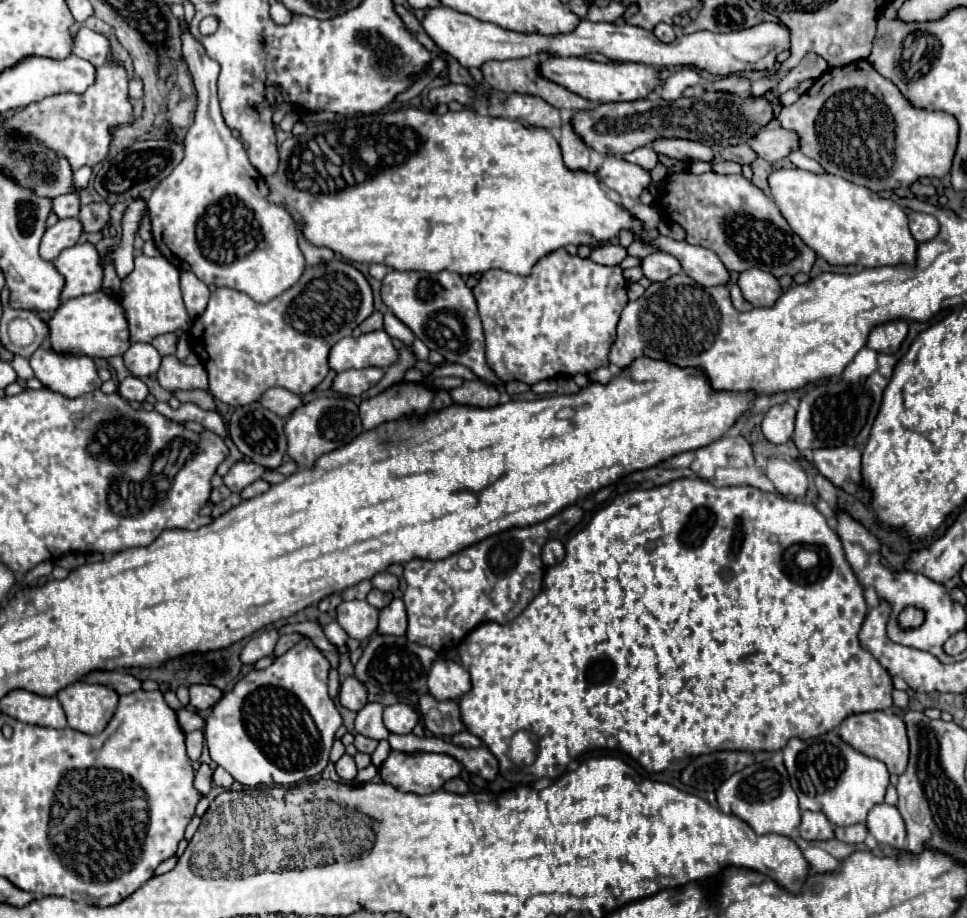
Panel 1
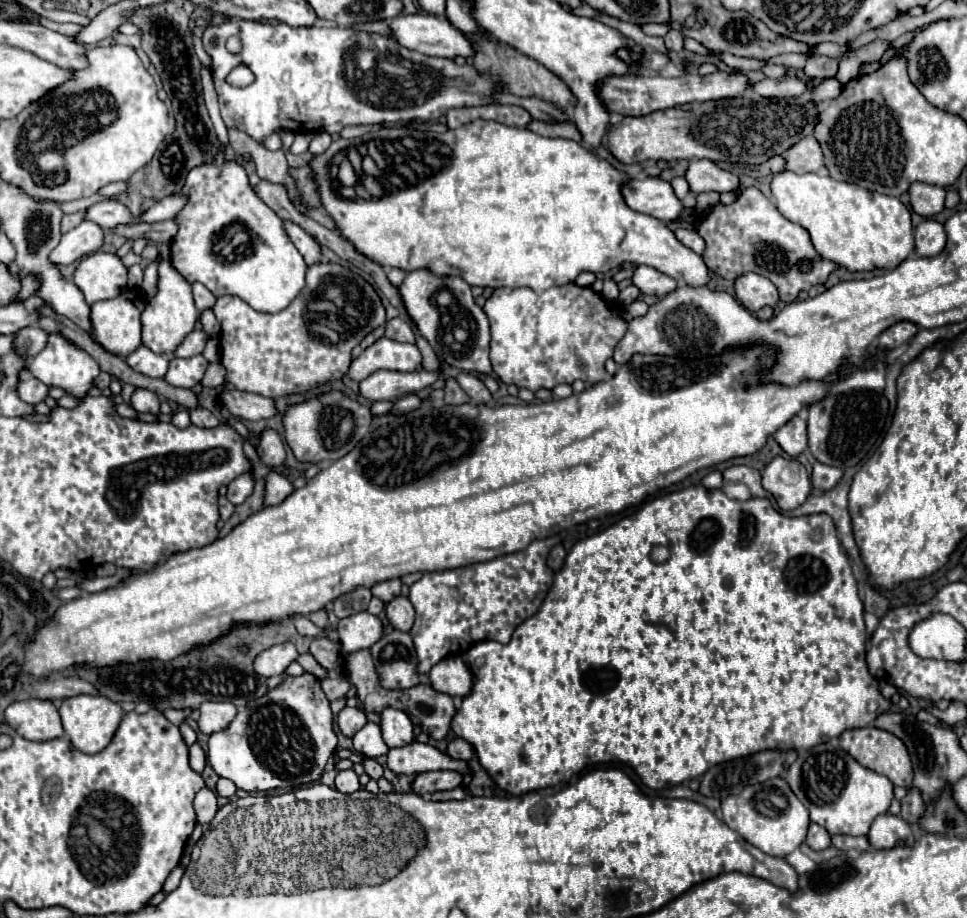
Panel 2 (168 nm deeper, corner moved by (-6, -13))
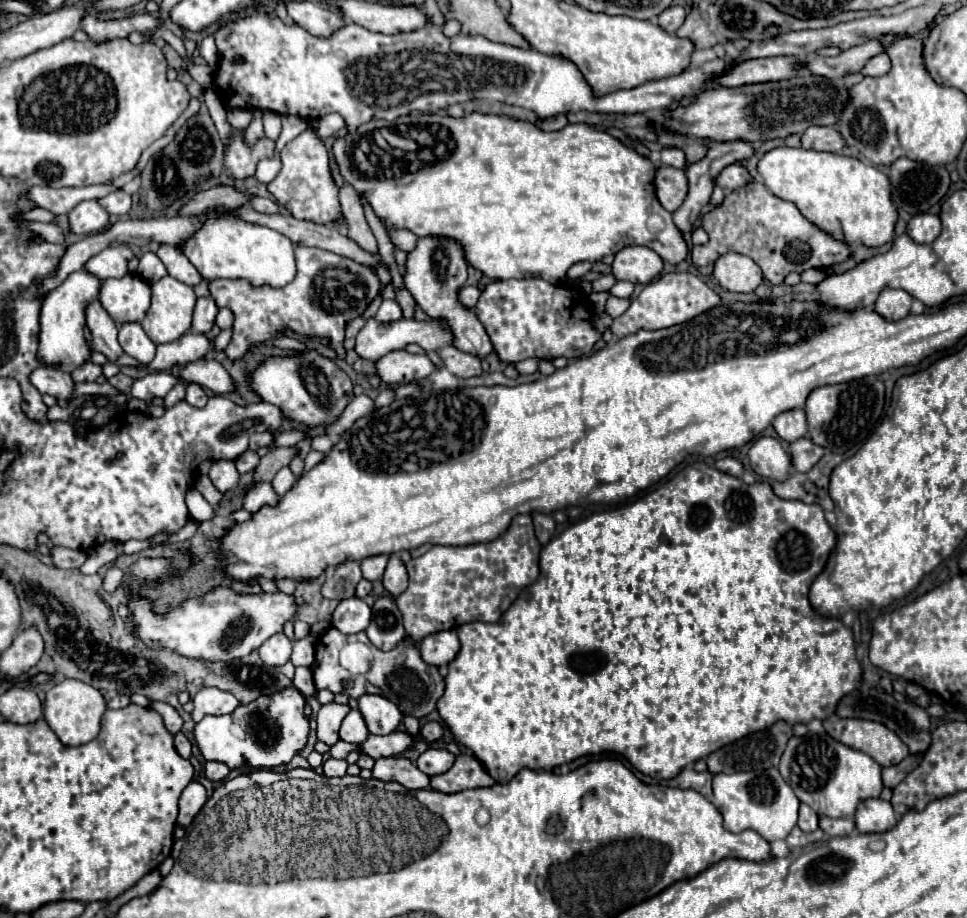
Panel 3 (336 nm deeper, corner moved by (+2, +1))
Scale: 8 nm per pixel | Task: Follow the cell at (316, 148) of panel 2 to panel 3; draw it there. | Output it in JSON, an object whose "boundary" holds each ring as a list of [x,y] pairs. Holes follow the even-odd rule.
{"boundary":[[[327,114],[327,116],[319,118],[319,120],[315,120],[311,126],[319,132],[321,138],[329,138],[329,136],[333,136],[339,128],[345,128],[345,120],[343,120],[339,114]]]}

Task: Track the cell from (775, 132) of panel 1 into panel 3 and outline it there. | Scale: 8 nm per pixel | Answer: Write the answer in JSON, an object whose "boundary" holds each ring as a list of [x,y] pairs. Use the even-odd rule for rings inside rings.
{"boundary":[[[811,126],[803,132],[803,148],[819,152],[839,152],[845,148],[843,136],[833,126]]]}

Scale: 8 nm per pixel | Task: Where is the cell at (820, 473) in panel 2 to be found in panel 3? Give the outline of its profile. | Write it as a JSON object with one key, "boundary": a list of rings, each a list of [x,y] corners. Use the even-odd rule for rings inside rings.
{"boundary":[[[805,436],[805,438],[799,438],[799,440],[789,444],[789,454],[791,454],[793,470],[809,472],[819,462],[819,458],[823,456],[823,448],[813,444],[809,440],[809,436]]]}

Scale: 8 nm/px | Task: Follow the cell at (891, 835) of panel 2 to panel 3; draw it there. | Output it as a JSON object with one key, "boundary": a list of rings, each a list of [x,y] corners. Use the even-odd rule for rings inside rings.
{"boundary":[[[869,798],[857,806],[855,826],[859,832],[887,832],[897,824],[897,814],[887,800]]]}

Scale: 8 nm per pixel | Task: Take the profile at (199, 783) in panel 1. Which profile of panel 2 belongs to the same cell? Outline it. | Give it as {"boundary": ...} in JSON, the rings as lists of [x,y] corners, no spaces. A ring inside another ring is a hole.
{"boundary":[[[201,788],[195,796],[195,812],[197,812],[197,822],[199,824],[209,824],[213,816],[217,814],[217,794],[211,788]]]}

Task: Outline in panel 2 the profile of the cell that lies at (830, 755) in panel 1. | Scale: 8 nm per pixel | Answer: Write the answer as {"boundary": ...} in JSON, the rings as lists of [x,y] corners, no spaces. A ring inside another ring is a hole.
{"boundary":[[[837,738],[813,746],[811,750],[801,750],[797,760],[789,766],[785,780],[801,804],[809,810],[811,820],[827,828],[829,834],[867,834],[873,818],[885,814],[893,800],[891,780],[861,766],[855,758],[839,748]]]}

